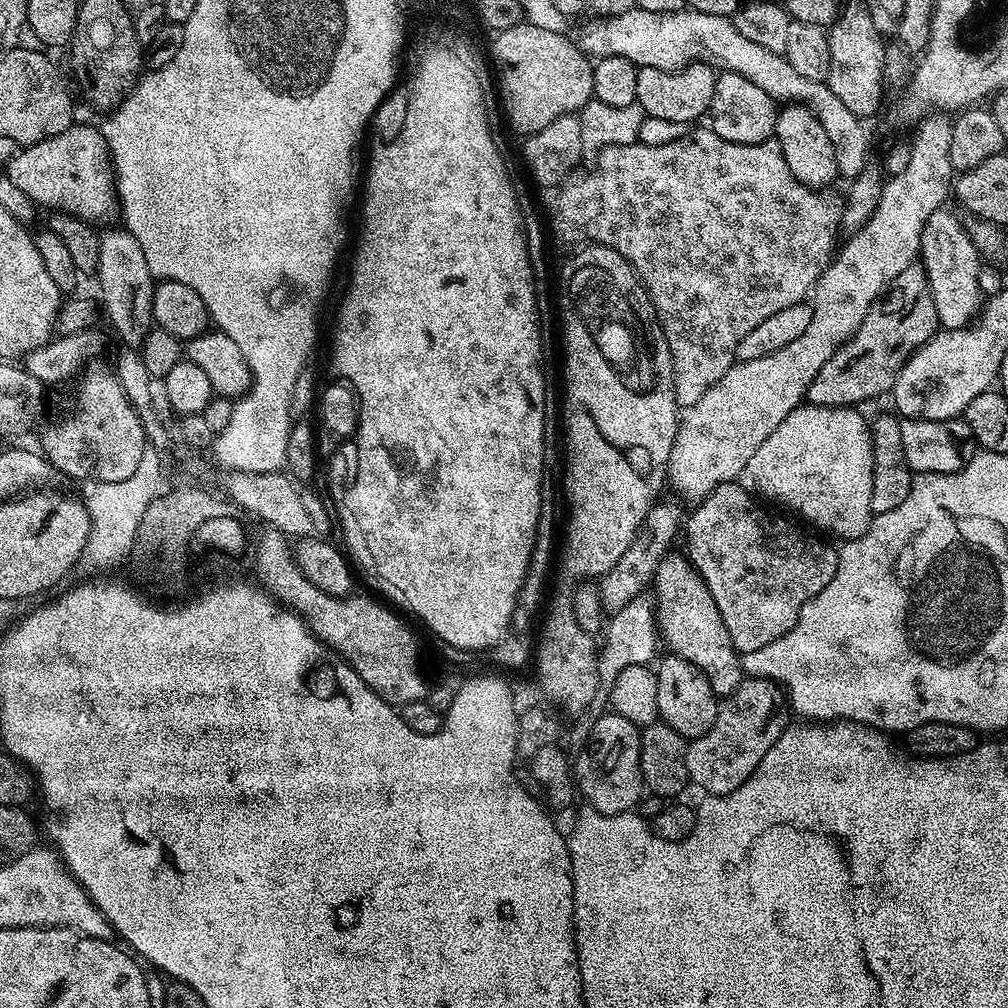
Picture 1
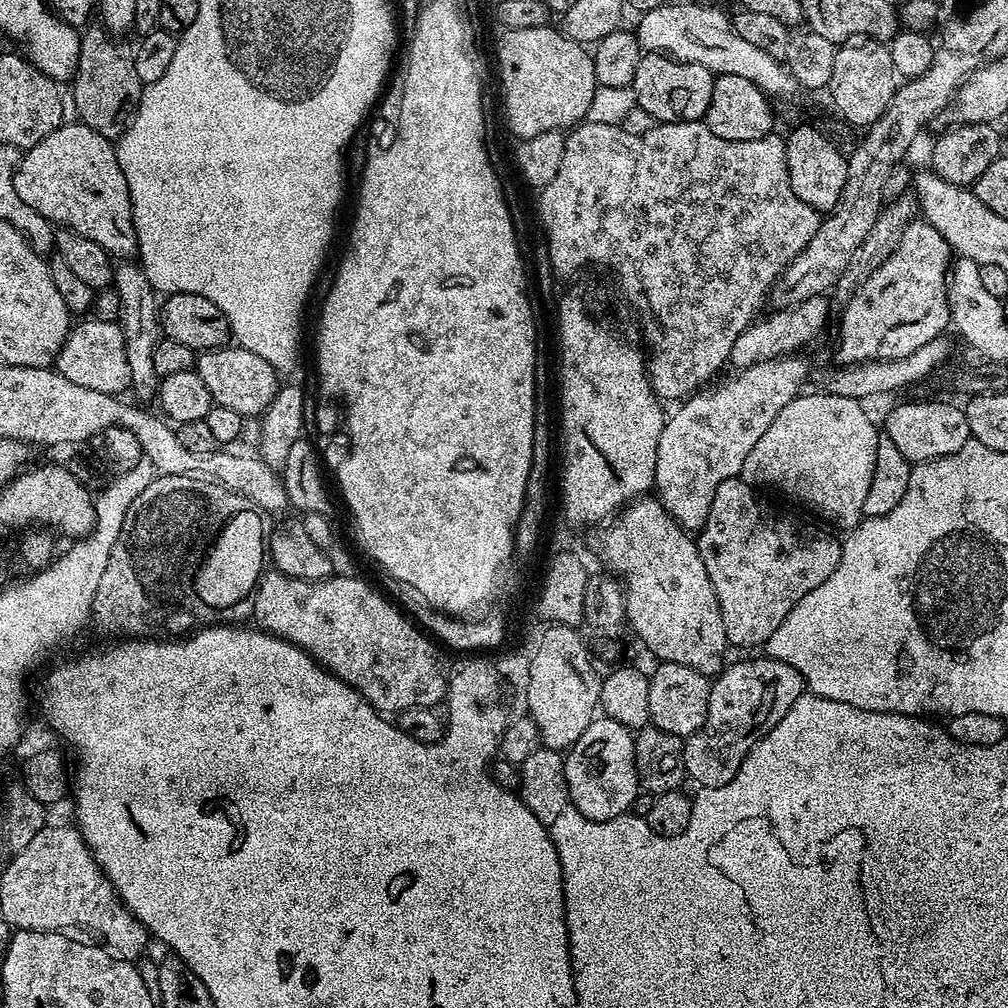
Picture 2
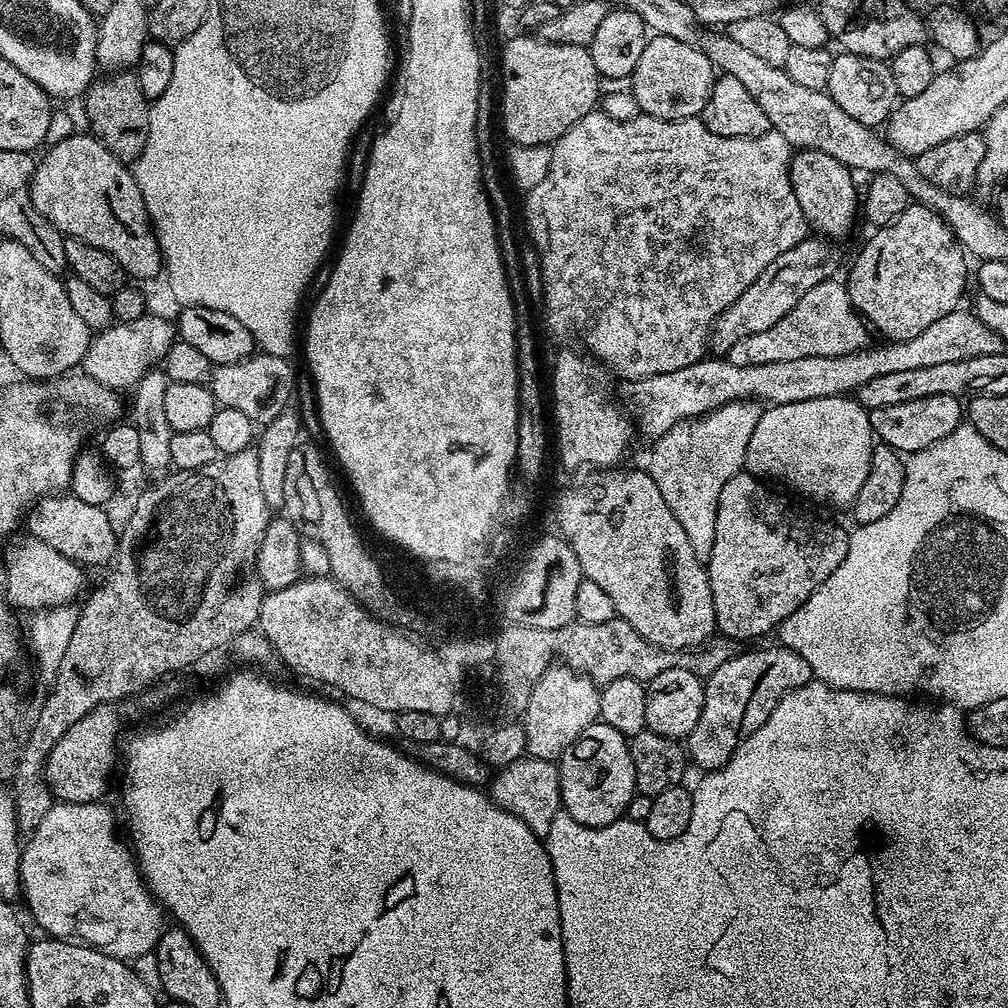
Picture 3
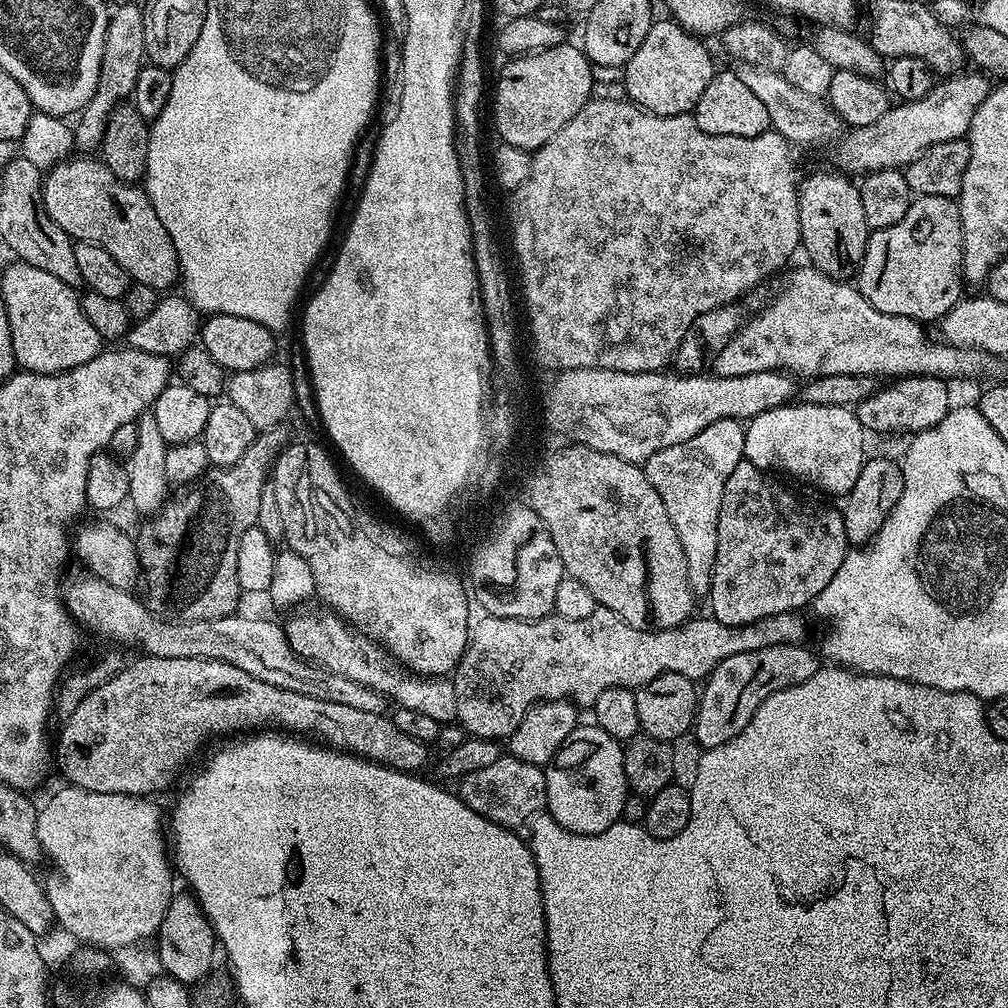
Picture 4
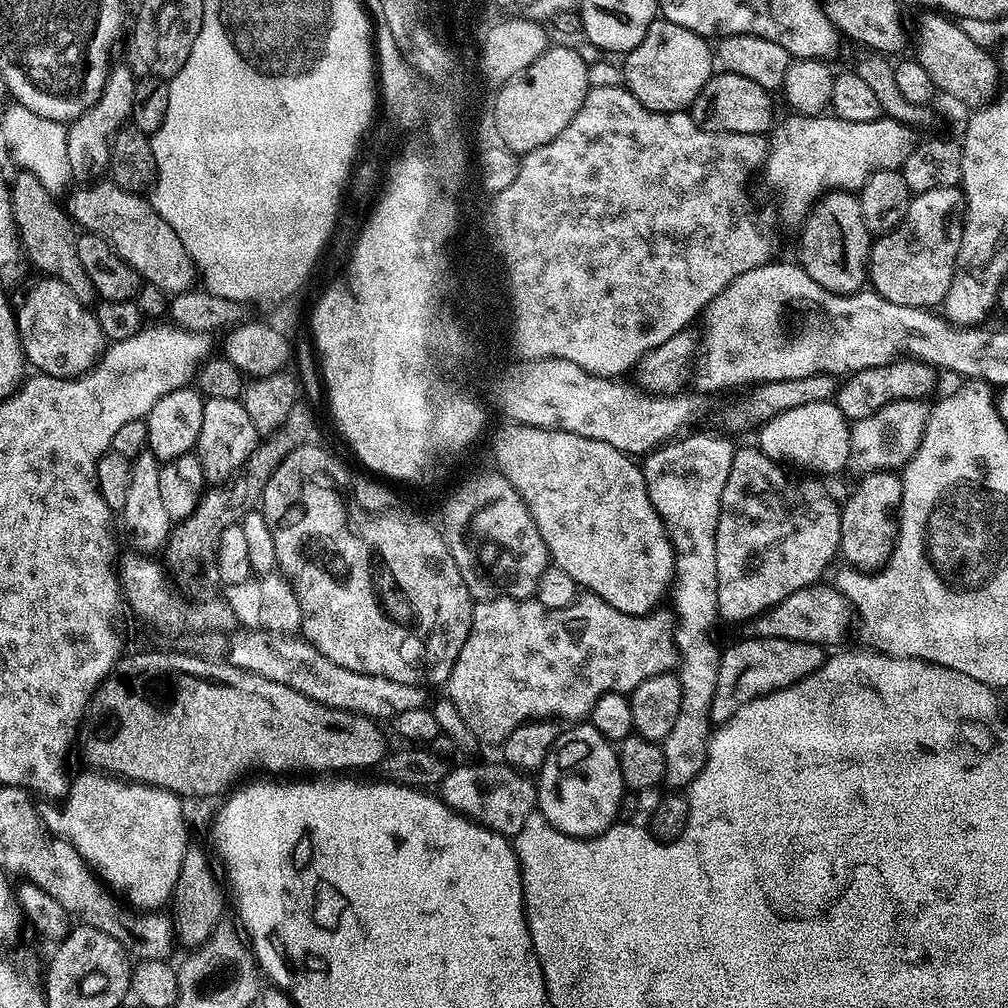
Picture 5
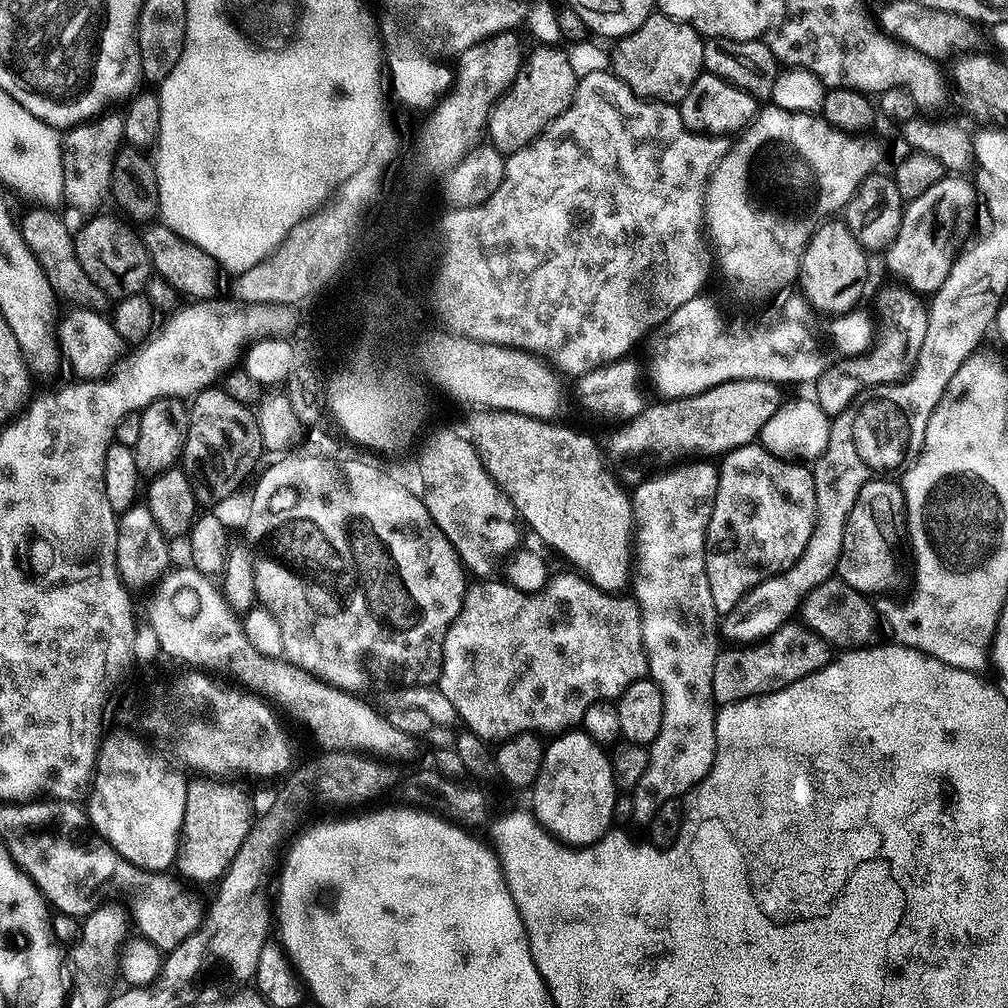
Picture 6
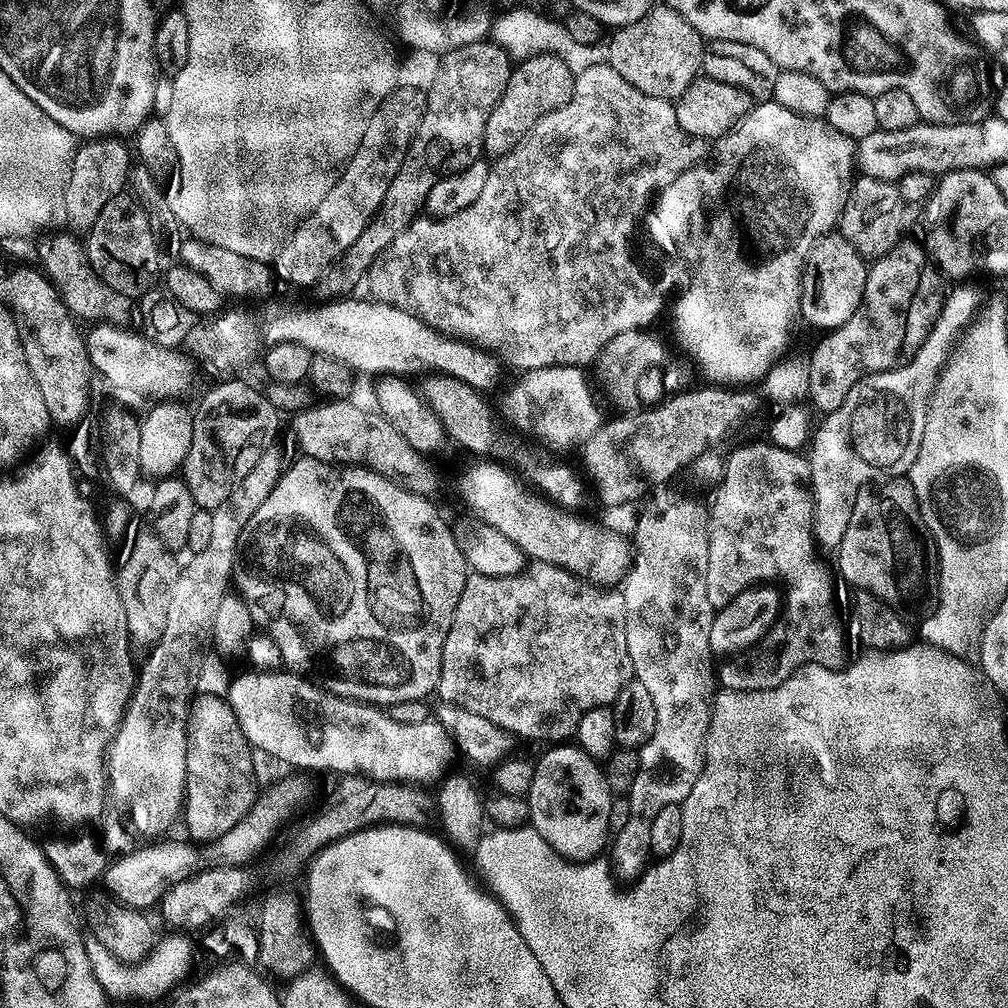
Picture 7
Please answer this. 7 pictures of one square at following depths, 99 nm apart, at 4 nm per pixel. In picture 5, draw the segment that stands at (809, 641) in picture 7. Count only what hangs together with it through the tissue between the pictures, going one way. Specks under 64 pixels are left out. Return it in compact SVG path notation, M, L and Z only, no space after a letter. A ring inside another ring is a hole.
M769 636L751 639L744 640L741 644L732 644L721 651L711 715L717 725L727 722L734 713L742 710L742 706L746 706L746 702L782 690L814 674L826 659L825 649L818 644L779 640Z

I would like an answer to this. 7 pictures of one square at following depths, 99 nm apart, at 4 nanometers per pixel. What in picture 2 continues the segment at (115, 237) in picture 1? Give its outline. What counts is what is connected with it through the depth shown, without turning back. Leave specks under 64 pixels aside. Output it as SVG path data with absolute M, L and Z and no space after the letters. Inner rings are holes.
M120 262L115 265L116 279L114 287L120 299L119 326L124 331L126 342L126 360L132 371L131 391L136 391L142 399L148 400L157 395L158 377L154 370L154 350L162 338L162 320L158 315L157 293L146 278L143 268L136 262Z

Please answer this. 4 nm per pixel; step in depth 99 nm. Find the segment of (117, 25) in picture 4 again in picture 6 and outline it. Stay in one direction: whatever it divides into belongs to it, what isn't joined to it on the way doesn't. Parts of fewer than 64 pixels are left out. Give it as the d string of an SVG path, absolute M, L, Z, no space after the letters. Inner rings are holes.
M102 114L94 120L76 125L63 133L64 145L64 200L80 212L92 214L112 191L112 171L116 165L116 154L125 143L124 117Z

